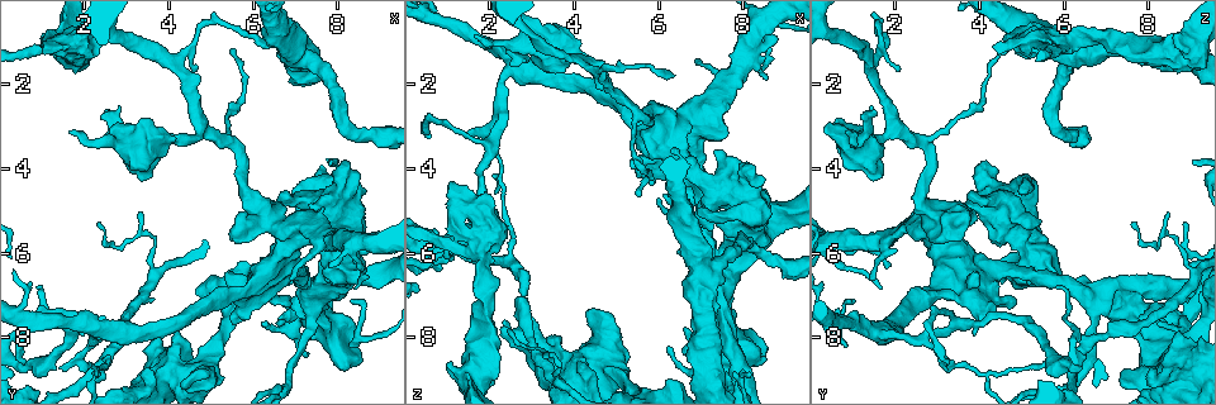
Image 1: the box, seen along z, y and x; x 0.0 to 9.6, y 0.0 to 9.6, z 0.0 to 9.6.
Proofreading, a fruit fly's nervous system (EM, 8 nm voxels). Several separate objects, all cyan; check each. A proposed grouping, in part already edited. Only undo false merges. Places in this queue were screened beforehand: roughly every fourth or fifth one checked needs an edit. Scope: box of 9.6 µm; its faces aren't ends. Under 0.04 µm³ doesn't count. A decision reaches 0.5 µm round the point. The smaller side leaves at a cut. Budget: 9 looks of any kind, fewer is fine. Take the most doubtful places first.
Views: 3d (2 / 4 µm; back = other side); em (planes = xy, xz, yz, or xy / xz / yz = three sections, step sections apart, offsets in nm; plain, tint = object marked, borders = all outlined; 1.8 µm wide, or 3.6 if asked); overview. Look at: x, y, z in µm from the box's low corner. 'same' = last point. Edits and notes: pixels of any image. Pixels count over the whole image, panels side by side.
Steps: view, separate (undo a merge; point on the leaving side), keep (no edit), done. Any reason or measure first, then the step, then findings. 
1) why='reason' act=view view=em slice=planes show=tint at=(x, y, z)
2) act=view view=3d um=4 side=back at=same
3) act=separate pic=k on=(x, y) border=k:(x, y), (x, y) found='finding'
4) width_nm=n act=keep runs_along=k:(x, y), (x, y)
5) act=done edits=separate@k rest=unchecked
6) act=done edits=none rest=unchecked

why='three-way junction' act=view view=em slice=planes show=plain at=(1.75, 1.00, 6.10)

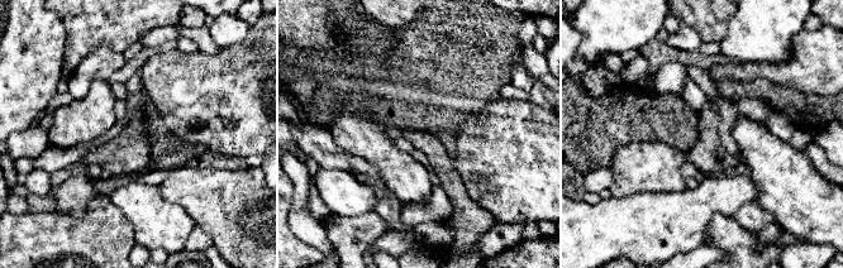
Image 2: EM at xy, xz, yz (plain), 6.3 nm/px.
act=view view=em slice=planes show=borders at=same

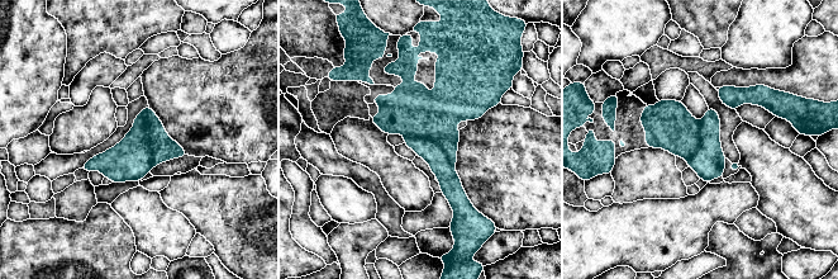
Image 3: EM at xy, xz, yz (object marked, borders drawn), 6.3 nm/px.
act=separate pic=3 on=(163, 147) border=3:(151, 110), (147, 133), (153, 165) found='two cells meet here'

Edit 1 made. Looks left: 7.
why='three-way junction' act=view view=3d um=2 at=(2.50, 8.50, 6.20)

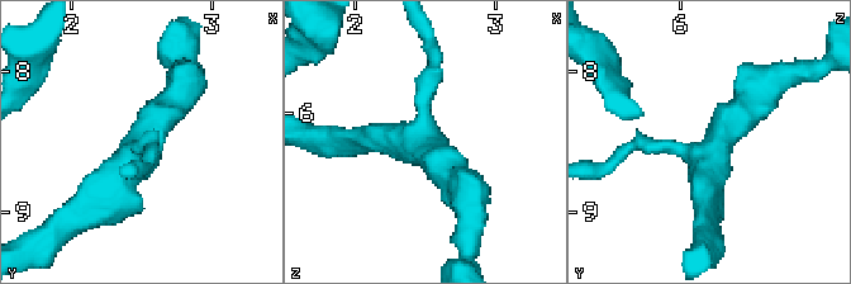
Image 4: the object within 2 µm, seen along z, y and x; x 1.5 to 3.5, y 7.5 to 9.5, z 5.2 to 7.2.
act=view view=em slice=xy step=4 show=tint at=(2.46, 8.58, 6.12)

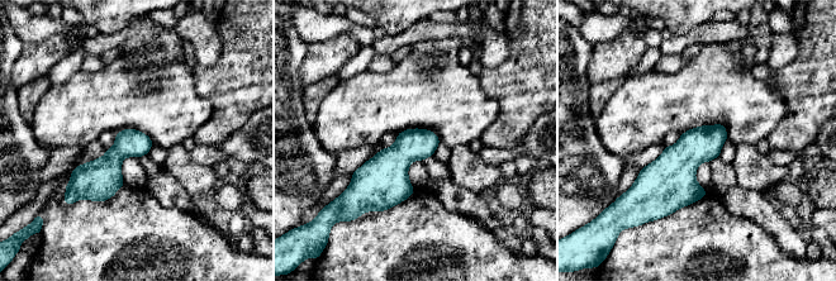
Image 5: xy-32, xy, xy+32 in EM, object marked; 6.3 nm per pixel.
act=view view=em slice=planes show=tint at=same

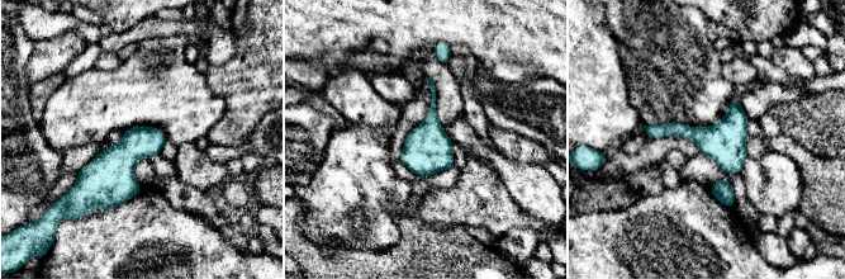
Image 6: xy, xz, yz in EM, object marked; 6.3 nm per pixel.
act=keep found='continuous, no second cell'

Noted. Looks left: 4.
why='calibre changes' act=view view=3d um=4 at=(6.75, 5.55, 3.00)

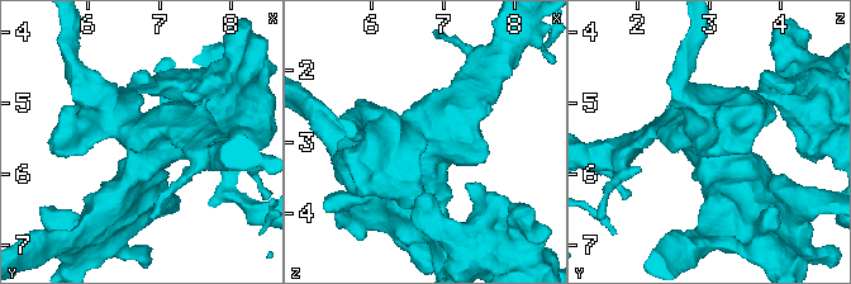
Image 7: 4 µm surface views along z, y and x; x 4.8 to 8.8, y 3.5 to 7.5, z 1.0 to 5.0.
why='now the EM' act=view view=em um=3.6 slice=xy step=16 show=plain at=(6.85, 5.60, 2.95)

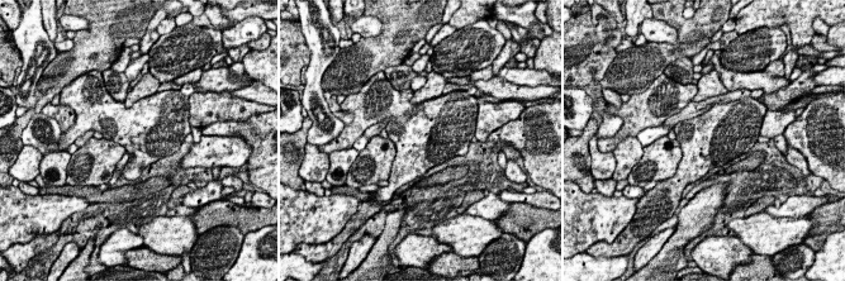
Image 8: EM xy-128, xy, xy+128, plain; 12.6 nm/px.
why='with the object marked' act=view view=em um=3.6 slice=xy step=16 show=tint at=same

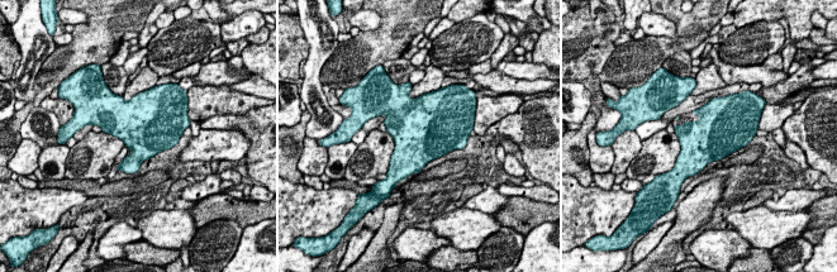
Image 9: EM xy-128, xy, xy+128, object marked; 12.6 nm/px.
width_nm=550 act=keep found='one cell here'

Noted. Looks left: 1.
why='four-way junction' act=view view=em um=3.6 slice=planes show=tint at=(7.55, 7.05, 7.05)

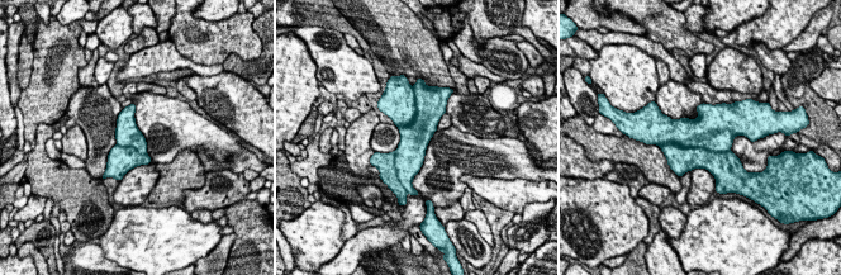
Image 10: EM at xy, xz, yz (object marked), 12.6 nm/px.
act=separate pic=10 on=(704, 132) border=10:(659, 145), (678, 143), (728, 151) found='a second cell is stuck on'

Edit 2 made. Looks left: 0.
act=done edits=separate@3,separate@10 rest=unchecked

